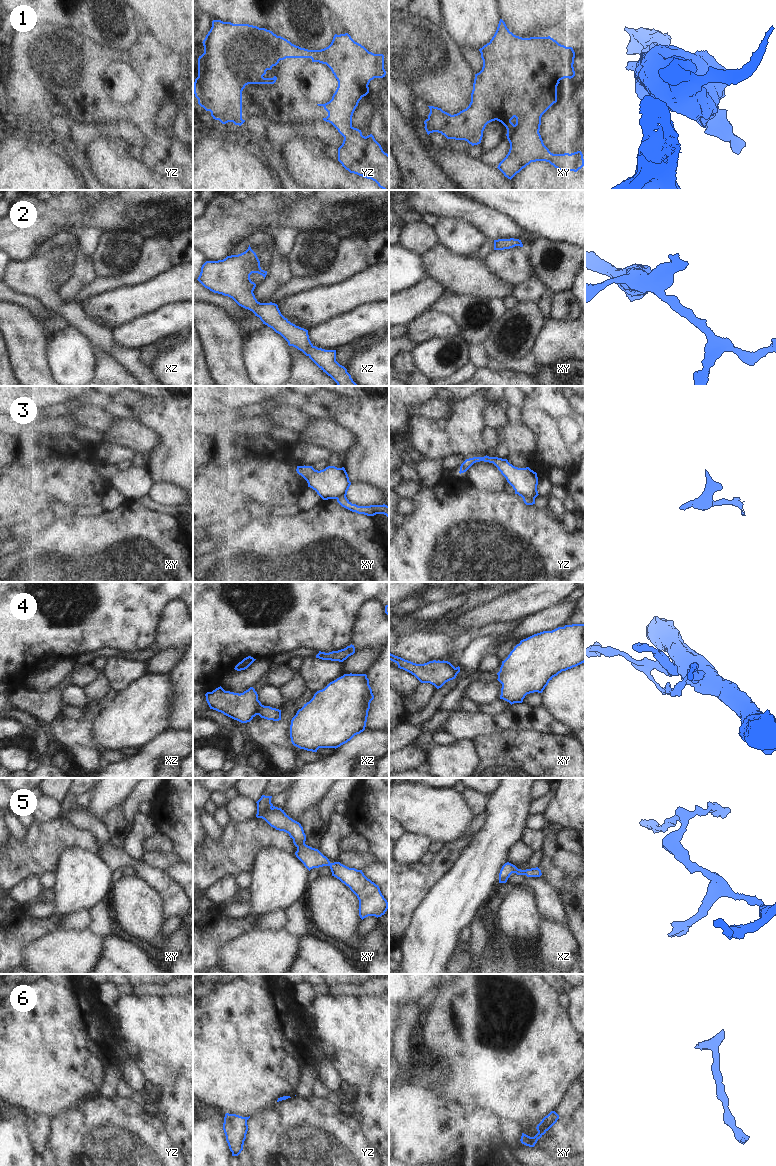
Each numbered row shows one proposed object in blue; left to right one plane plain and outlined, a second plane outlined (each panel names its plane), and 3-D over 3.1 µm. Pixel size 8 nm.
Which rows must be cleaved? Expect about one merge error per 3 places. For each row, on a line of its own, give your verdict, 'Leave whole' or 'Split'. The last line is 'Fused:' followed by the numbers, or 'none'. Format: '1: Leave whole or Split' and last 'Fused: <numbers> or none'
1: Leave whole
2: Leave whole
3: Split
4: Split
5: Leave whole
6: Leave whole
Fused: 3, 4

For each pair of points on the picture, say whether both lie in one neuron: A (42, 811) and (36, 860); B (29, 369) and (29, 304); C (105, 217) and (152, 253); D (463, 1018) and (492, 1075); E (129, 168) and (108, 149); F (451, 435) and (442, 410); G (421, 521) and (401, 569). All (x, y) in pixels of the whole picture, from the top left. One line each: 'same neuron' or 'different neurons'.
A: different neurons
B: different neurons
C: different neurons
D: same neuron
E: same neuron
F: different neurons
G: same neuron

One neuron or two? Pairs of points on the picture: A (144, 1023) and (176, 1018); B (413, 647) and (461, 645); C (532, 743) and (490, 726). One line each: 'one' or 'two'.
A: one
B: one
C: two

